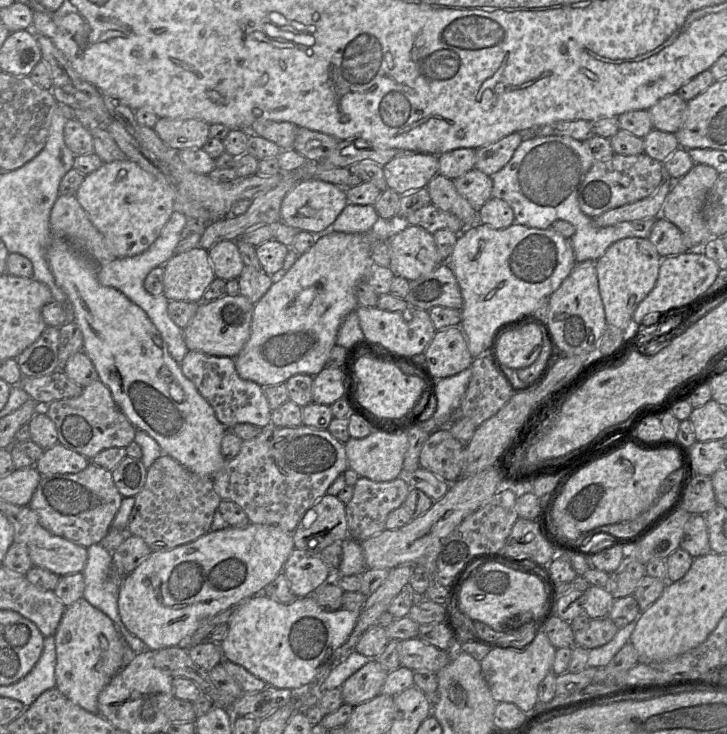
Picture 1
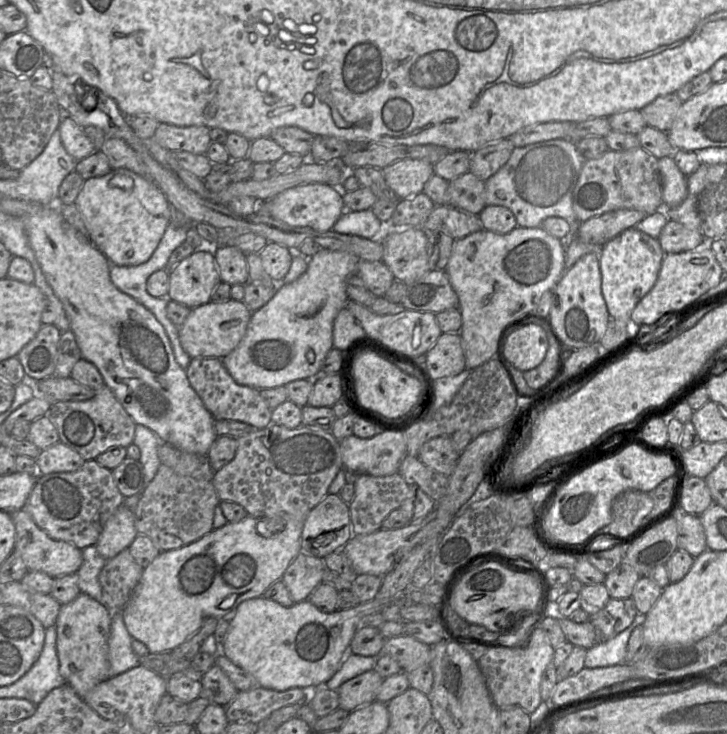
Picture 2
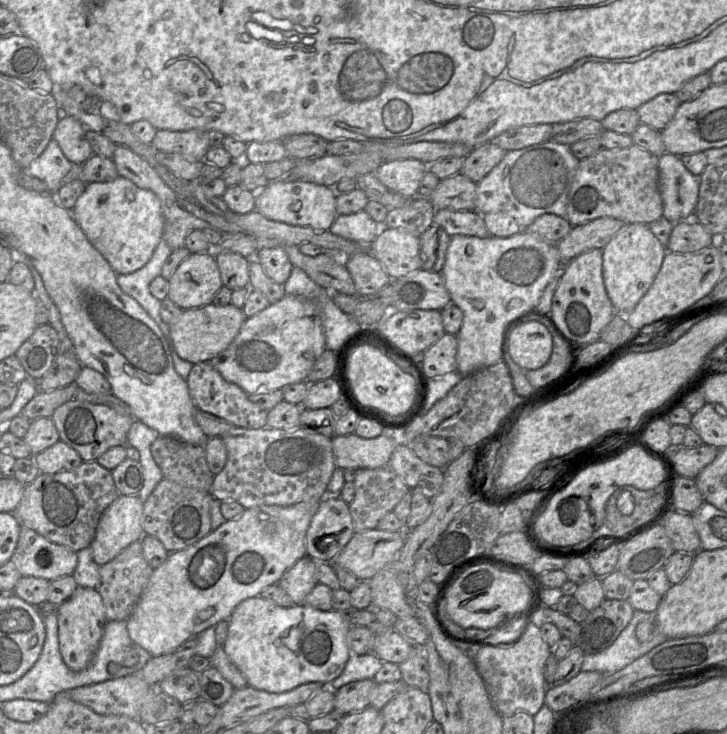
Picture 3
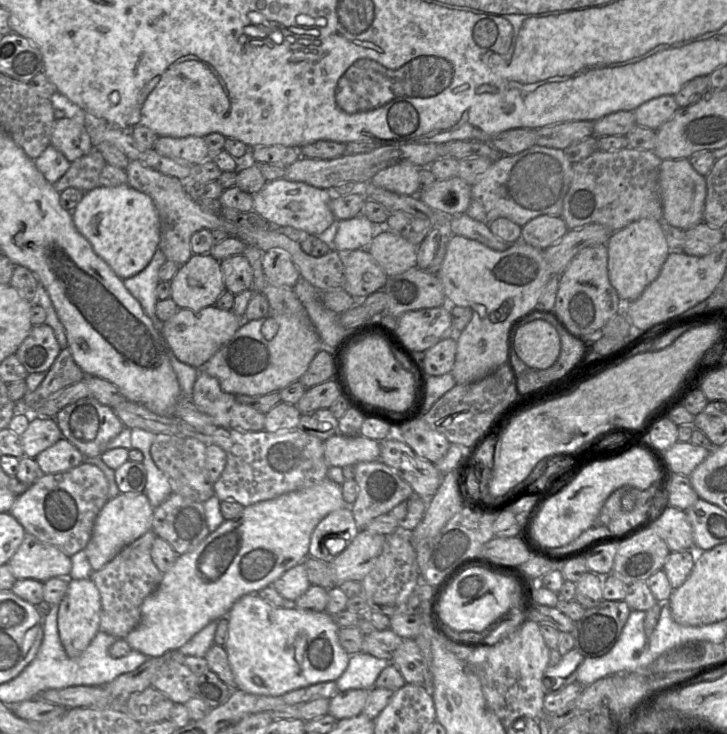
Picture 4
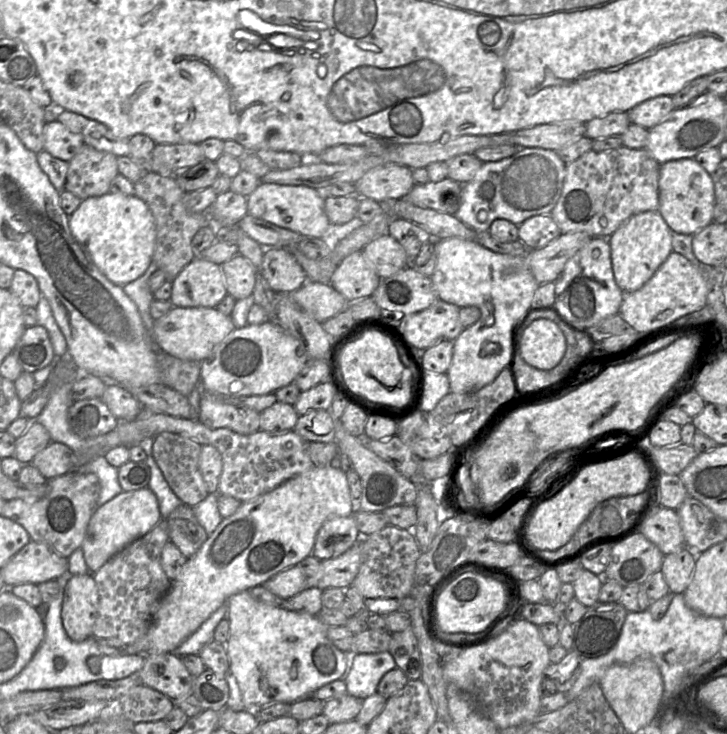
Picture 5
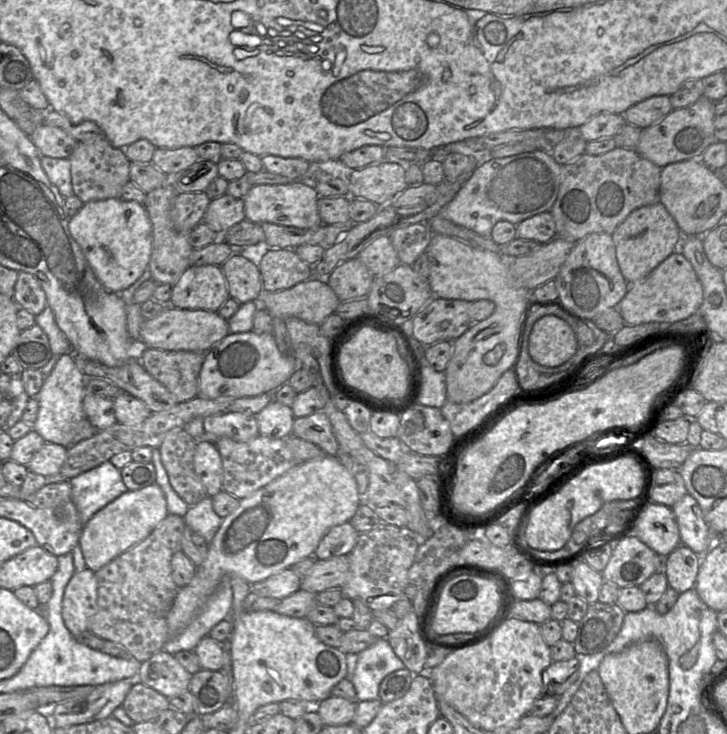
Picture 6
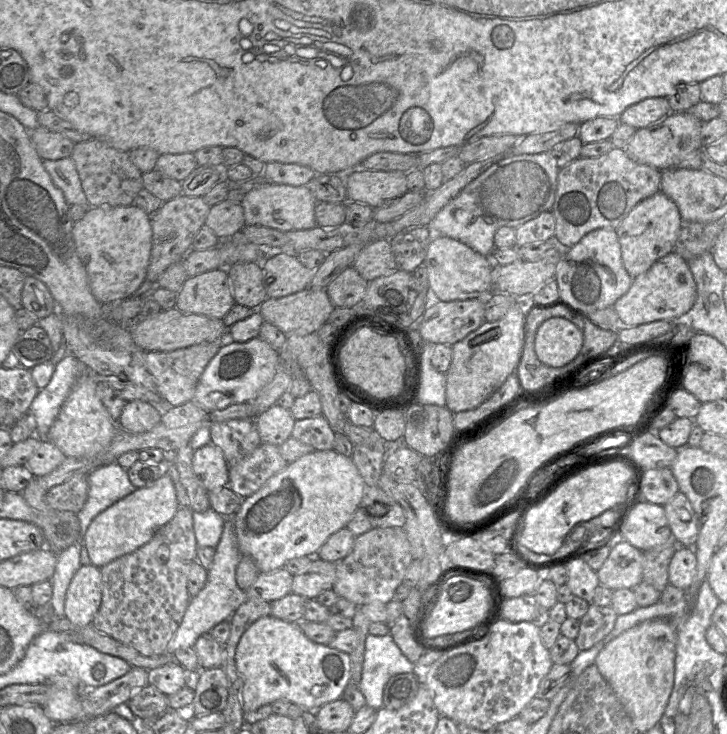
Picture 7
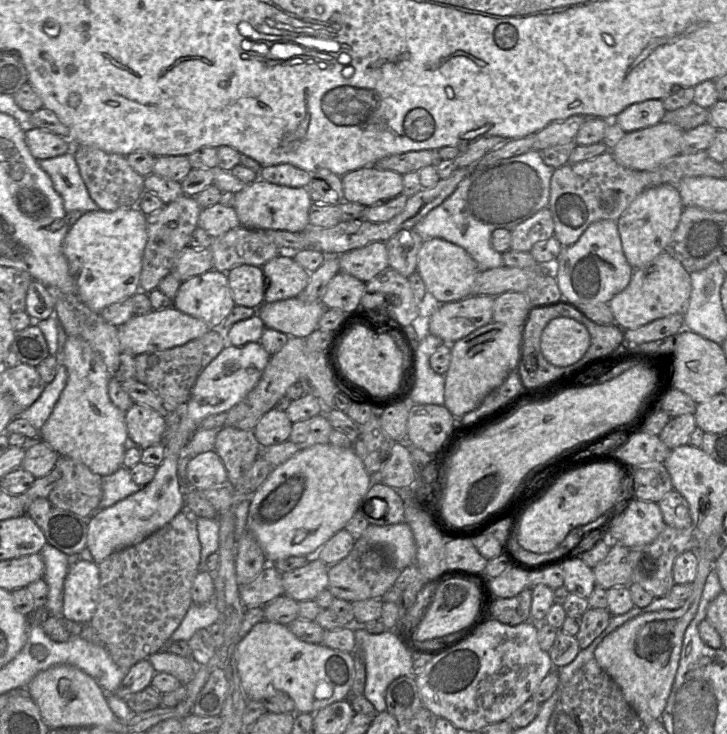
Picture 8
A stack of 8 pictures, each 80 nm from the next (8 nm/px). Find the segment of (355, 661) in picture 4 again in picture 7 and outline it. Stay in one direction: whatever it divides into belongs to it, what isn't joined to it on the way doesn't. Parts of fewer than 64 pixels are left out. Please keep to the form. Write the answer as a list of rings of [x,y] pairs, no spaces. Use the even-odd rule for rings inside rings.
[[[390,634],[384,636],[366,635],[364,663],[358,687],[366,704],[375,710],[383,707],[383,691],[389,679],[397,674],[415,673],[415,664],[402,653]]]

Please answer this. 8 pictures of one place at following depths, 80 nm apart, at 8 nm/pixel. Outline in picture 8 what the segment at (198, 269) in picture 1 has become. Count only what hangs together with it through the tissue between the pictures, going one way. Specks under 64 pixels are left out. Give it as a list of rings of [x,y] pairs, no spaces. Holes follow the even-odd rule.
[[[210,270],[182,282],[173,307],[219,329],[236,306],[227,273]]]

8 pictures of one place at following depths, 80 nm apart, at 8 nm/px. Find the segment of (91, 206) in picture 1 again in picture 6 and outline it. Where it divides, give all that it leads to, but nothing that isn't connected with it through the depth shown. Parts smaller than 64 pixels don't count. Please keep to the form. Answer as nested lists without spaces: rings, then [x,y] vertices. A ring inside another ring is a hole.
[[[121,198],[90,201],[69,219],[69,231],[81,247],[96,278],[112,293],[121,293],[149,268],[152,224],[146,208]]]

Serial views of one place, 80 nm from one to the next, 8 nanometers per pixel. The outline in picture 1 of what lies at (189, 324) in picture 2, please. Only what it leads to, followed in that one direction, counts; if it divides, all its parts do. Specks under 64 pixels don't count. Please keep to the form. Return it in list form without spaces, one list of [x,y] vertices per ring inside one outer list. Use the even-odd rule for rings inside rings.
[[[224,295],[210,302],[200,302],[199,308],[183,329],[188,350],[207,355],[235,358],[245,346],[251,333],[254,305],[242,295]]]

